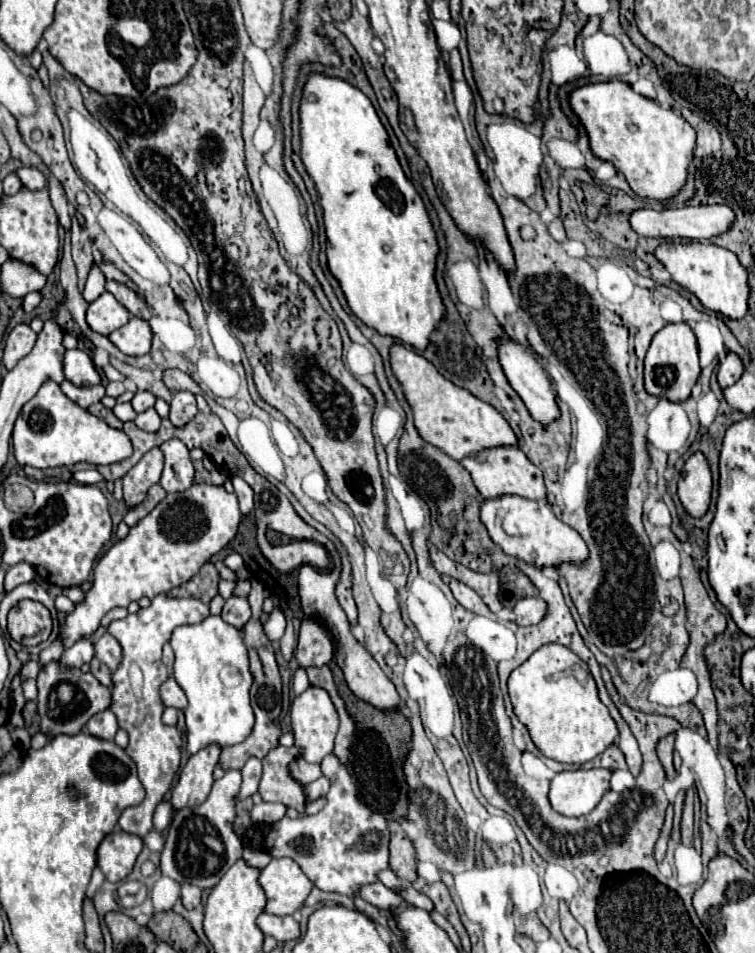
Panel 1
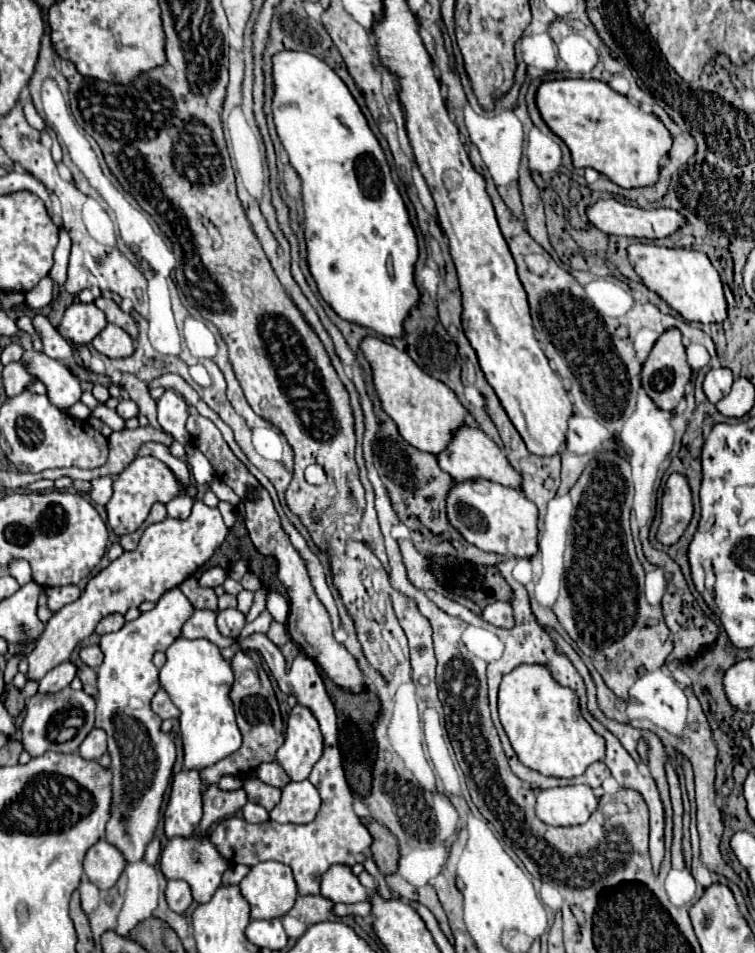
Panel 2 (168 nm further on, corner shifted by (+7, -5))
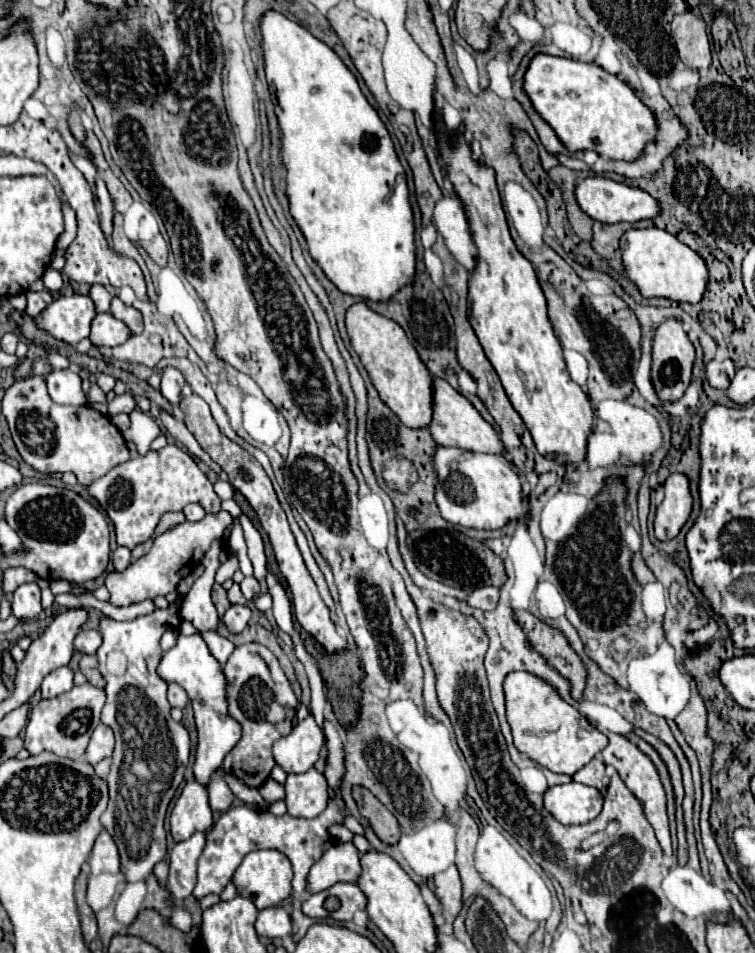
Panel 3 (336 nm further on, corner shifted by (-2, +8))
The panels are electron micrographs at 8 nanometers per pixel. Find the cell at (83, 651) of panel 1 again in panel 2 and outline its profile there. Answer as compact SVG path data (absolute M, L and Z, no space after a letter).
M66 661L46 673L46 677L38 683L38 691L40 693L58 693L60 689L70 685L74 675L76 675L76 667L70 661Z

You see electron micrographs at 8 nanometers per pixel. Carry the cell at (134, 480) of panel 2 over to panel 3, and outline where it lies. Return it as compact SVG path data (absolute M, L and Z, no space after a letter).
M167 444L161 450L149 450L145 456L137 456L115 466L101 480L87 486L87 490L113 520L117 544L127 548L151 538L161 514L167 510L183 510L189 502L199 502L205 512L221 510L221 500L205 472L185 450L175 444Z

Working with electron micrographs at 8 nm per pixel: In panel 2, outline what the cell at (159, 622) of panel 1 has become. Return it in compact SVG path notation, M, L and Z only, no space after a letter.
M176 587L162 595L156 607L128 621L120 631L100 639L104 653L98 673L96 727L108 735L108 753L112 757L112 809L106 825L106 841L118 847L128 863L140 861L156 833L164 791L172 777L176 747L170 735L160 731L162 719L152 711L150 701L160 689L158 669L152 663L156 651L166 651L182 633L184 621L192 615L192 605Z

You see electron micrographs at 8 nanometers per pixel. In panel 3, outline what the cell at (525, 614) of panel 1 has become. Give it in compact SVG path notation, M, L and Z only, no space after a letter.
M485 586L485 588L477 588L469 594L467 604L473 608L481 608L481 610L493 610L499 602L499 590L493 586Z

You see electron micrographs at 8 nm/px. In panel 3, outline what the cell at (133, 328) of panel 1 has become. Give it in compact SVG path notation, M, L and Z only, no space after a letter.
M111 312L97 314L91 324L91 342L95 346L119 346L131 336L125 322L117 320Z

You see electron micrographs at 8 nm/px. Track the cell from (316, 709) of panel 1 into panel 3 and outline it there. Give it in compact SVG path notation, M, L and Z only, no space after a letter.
M309 712L305 720L297 722L289 736L277 740L273 744L275 762L287 774L301 774L315 766L319 760L319 752L325 744L323 728L315 722L313 714Z

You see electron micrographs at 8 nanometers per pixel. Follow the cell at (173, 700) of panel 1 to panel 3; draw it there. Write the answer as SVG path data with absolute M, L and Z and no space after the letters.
M169 684L167 700L169 700L169 704L171 704L171 706L177 706L177 708L185 708L185 706L189 704L187 692L185 692L179 684Z

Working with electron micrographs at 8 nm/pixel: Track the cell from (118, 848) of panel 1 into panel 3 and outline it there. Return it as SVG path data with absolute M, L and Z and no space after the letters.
M101 832L95 840L91 858L89 858L89 866L93 874L101 874L101 872L109 872L109 874L117 874L121 870L121 860L119 860L119 850L115 840L109 836L109 832Z

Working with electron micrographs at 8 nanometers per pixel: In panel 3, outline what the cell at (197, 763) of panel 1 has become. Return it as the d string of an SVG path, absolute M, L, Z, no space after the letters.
M187 780L173 806L169 822L175 842L187 840L195 832L207 832L213 826L207 788L197 780Z

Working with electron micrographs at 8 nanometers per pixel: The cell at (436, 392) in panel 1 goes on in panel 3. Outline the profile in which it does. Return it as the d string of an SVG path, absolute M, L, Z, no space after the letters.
M365 302L353 304L347 310L347 332L351 336L351 344L359 354L365 370L369 372L373 386L377 388L381 400L401 418L407 428L419 430L429 428L433 418L433 374L427 364L421 360L419 352L409 344L405 330L385 318L365 308Z

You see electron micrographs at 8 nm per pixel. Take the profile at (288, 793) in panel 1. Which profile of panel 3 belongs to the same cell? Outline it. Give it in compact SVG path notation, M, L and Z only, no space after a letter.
M267 778L261 786L259 786L259 792L265 800L279 800L285 796L285 790L283 790L283 784L275 782L273 778Z

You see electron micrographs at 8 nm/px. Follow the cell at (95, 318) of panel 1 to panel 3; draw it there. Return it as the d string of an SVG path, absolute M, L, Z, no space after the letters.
M71 294L59 296L35 318L35 322L55 338L67 344L77 344L81 338L89 336L95 316L95 302L89 296Z

